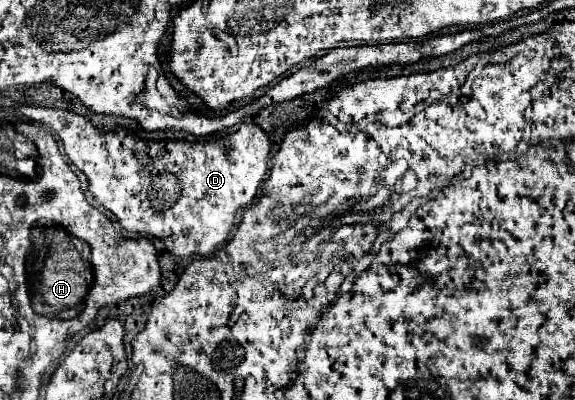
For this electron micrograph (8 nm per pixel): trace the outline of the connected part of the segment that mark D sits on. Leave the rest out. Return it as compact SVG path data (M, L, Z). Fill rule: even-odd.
M28 107L24 109L30 121L50 127L60 137L66 157L88 177L88 189L102 207L114 213L126 231L148 233L164 241L164 247L174 257L212 255L228 237L236 211L252 203L258 185L266 175L270 153L268 135L254 123L242 123L240 129L224 139L214 141L142 141L126 129L118 133L100 133L82 115L56 108Z

